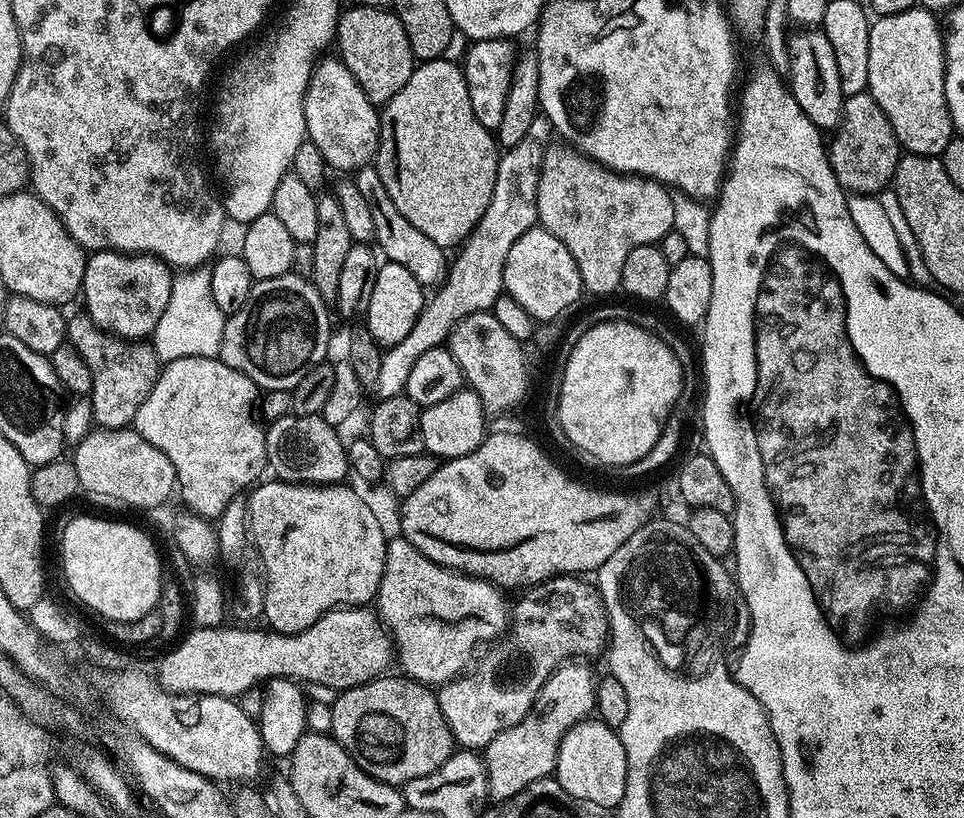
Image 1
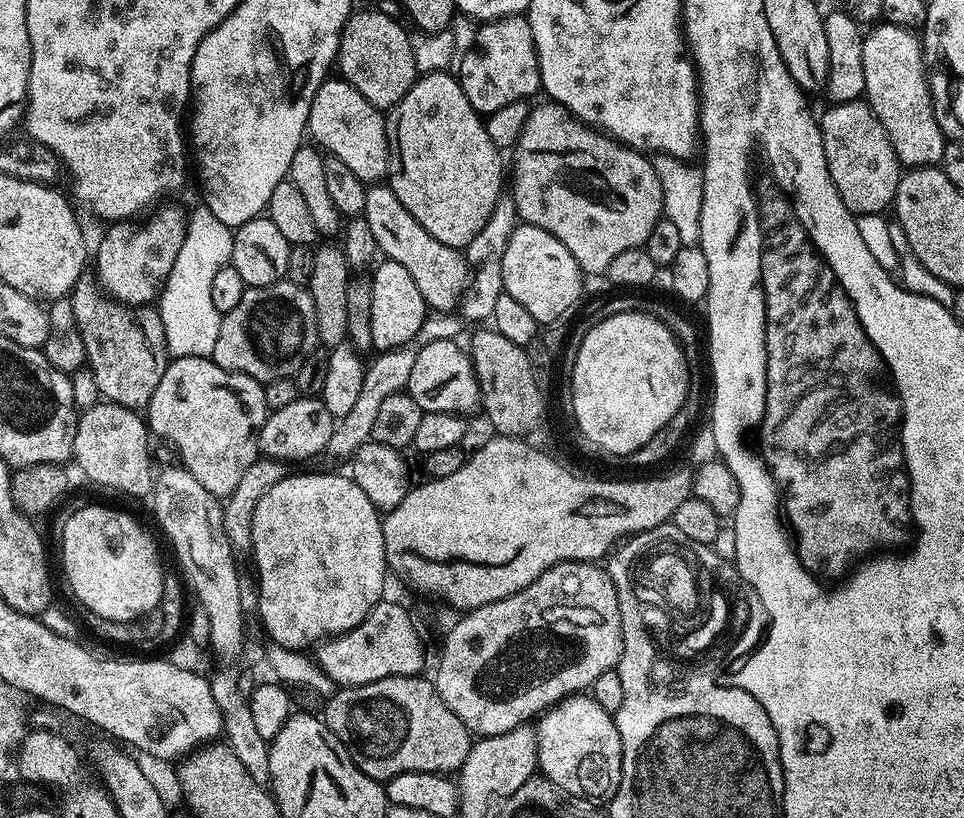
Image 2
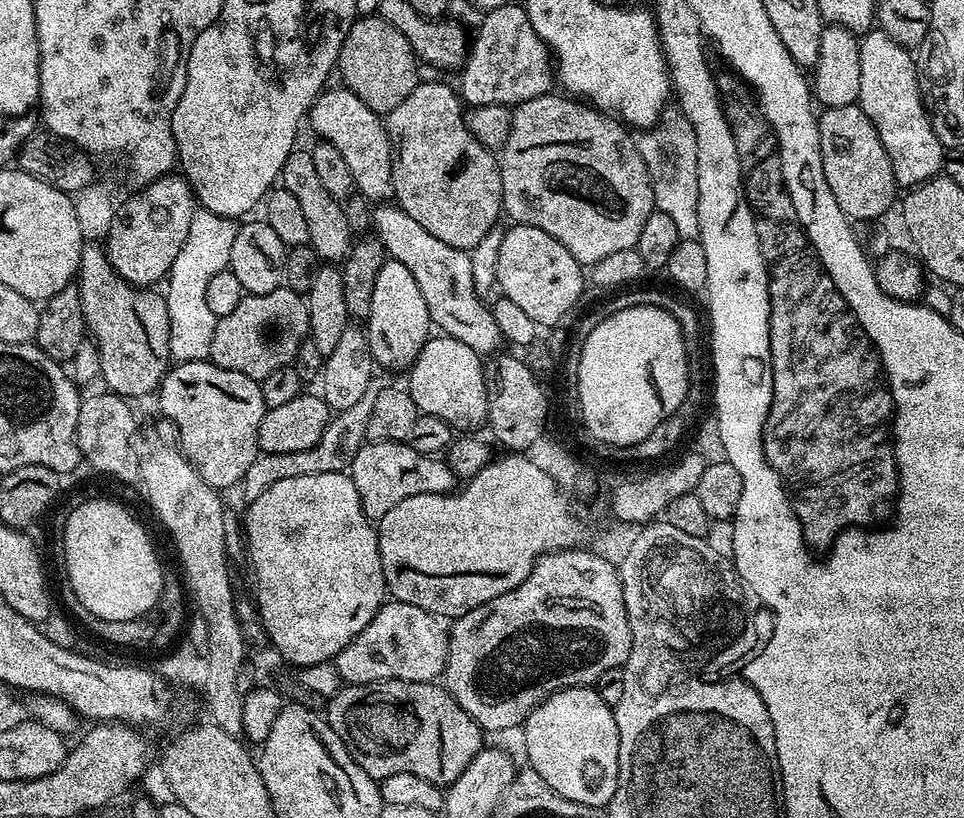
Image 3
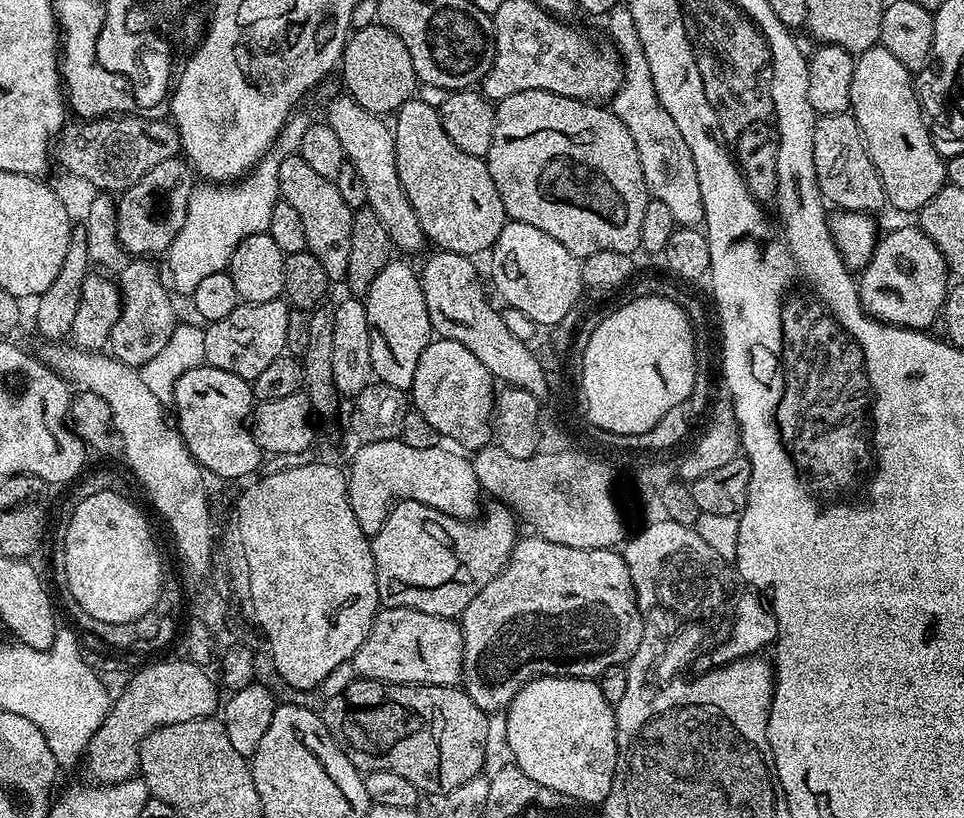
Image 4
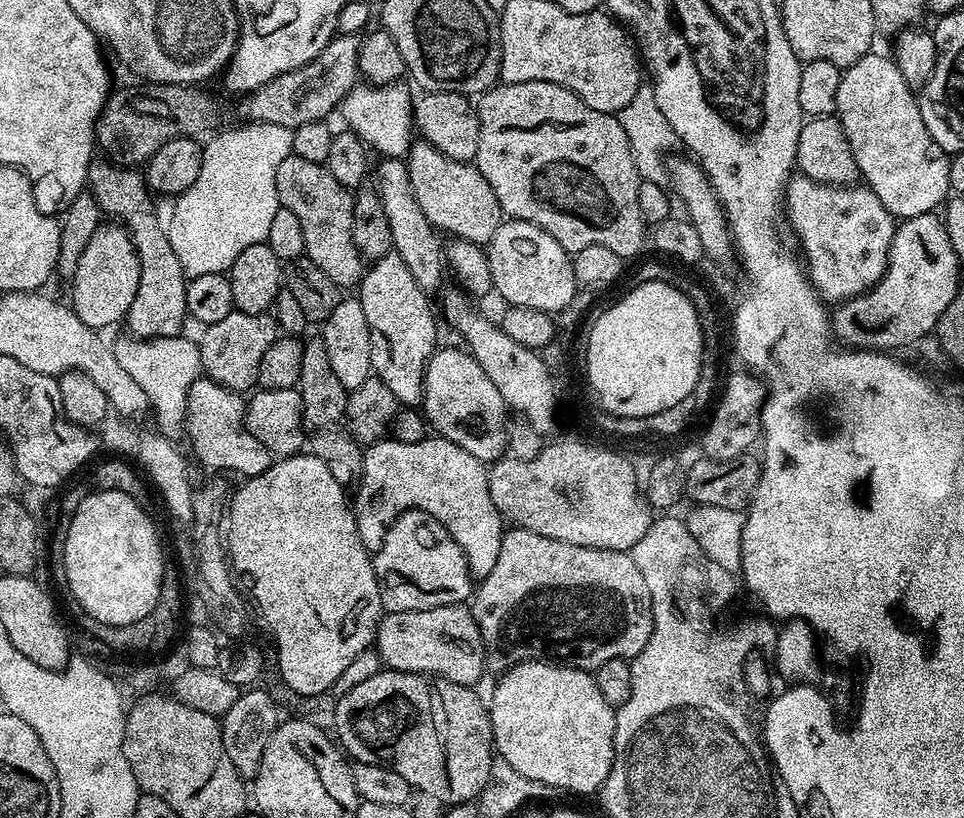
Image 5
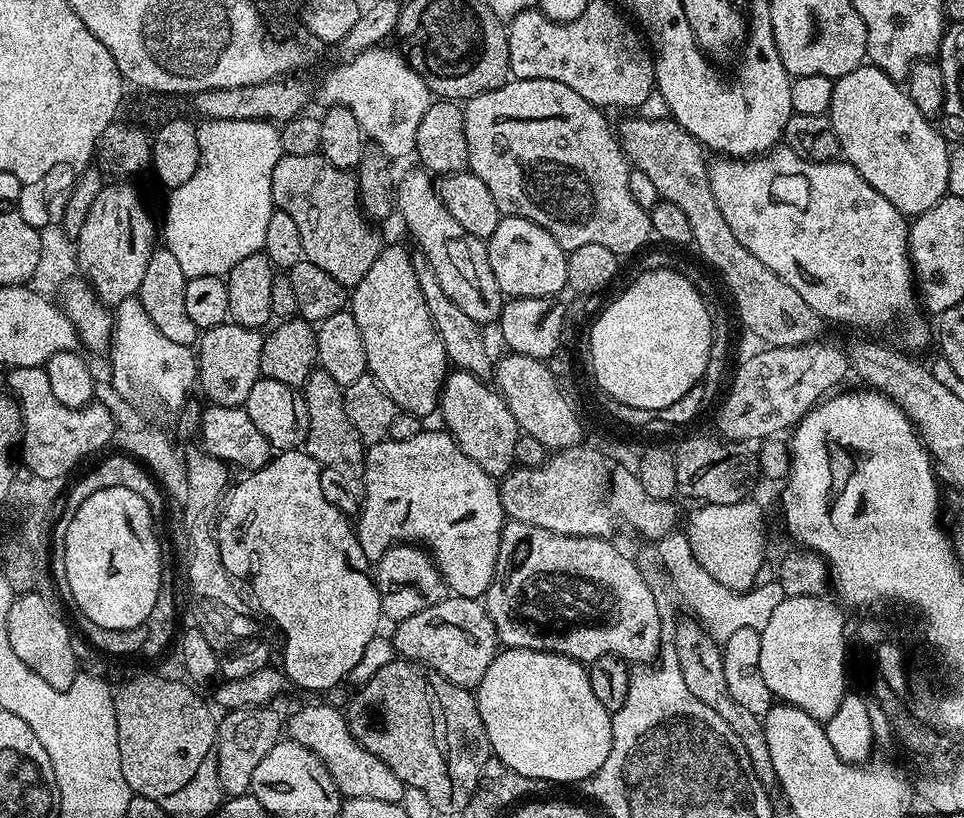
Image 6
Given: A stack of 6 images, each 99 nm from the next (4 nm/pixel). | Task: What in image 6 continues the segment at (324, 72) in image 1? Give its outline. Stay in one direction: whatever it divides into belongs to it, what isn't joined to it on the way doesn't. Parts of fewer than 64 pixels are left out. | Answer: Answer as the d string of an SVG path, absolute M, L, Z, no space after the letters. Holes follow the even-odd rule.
M419 250L412 252L414 274L418 274L418 290L422 290L422 298L426 298L426 310L430 310L432 329L440 336L442 346L448 355L448 363L453 369L469 372L482 381L487 381L494 372L494 356L488 353L488 344L484 341L485 329L473 318L454 304L453 299L442 290L430 262Z

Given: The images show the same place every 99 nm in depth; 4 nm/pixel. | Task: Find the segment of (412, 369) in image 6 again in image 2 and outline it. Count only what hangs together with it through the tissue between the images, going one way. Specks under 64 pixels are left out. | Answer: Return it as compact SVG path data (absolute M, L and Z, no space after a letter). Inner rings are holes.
M384 258L375 265L375 268L376 273L372 276L372 282L370 281L373 300L370 325L373 349L381 353L388 351L389 348L411 345L415 341L418 330L422 330L422 322L424 317L429 315L430 309L422 298L421 292L418 291L414 278L410 278L406 266Z

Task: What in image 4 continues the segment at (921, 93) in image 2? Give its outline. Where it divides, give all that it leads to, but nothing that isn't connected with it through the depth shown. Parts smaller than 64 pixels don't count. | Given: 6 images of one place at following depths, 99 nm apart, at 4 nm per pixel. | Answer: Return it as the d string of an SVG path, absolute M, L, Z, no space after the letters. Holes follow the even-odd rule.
M879 46L859 53L855 57L855 61L854 82L850 82L850 111L862 130L862 138L864 139L866 150L870 154L870 162L874 162L874 170L878 170L878 178L882 178L885 201L889 205L893 204L900 212L919 213L920 208L926 206L926 202L930 202L930 198L934 198L934 194L938 194L938 190L944 188L946 183L946 160L945 157L941 156L938 149L932 145L932 134L928 131L928 121L924 119L924 111L920 109L920 97L917 85L914 83L913 73L908 72L906 66L902 66L902 62L898 62L898 58L894 58L894 54L890 54L890 50Z

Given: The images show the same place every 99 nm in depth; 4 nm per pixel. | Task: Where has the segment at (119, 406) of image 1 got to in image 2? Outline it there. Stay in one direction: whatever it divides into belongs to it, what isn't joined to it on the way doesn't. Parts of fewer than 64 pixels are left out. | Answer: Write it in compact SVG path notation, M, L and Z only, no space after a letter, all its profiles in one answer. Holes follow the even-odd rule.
M88 274L78 278L70 299L74 322L78 322L78 334L82 334L82 346L86 346L87 367L94 374L94 382L98 382L101 397L107 403L120 404L123 408L147 409L170 363L159 311L152 306L116 303Z

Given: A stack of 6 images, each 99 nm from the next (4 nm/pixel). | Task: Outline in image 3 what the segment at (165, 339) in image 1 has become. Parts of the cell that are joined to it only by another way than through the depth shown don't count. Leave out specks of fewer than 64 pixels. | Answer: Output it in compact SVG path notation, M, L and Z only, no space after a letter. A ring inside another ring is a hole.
M201 208L197 209L190 222L190 234L186 236L186 242L182 242L182 249L178 250L174 266L166 277L166 299L172 323L173 361L185 364L191 360L208 359L218 317L206 302L206 287L210 279L214 278L214 274L228 268L236 229L237 225L231 217L216 215Z

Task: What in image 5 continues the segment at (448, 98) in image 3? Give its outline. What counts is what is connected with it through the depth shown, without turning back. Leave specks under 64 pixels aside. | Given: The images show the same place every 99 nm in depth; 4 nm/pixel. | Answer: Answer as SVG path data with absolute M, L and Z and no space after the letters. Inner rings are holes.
M413 143L406 157L410 186L414 186L414 198L422 206L422 214L441 233L449 232L456 240L486 246L494 238L502 222L498 198L486 178L476 169L475 163L446 158L433 144Z

